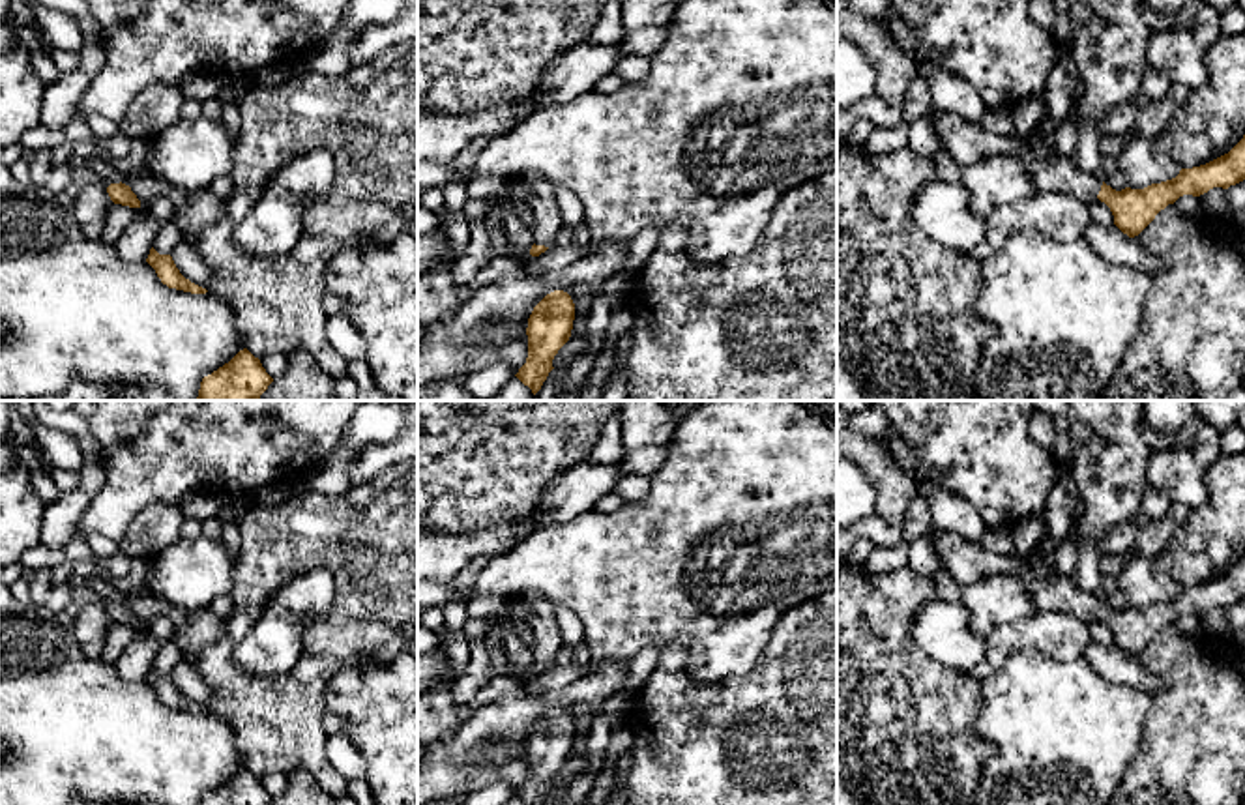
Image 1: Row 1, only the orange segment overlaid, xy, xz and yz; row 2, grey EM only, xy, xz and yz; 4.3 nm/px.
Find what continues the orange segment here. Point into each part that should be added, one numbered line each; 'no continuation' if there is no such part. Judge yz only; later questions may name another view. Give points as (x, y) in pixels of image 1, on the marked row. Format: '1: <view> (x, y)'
1: yz (965, 143)

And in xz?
1: xz (541, 195)

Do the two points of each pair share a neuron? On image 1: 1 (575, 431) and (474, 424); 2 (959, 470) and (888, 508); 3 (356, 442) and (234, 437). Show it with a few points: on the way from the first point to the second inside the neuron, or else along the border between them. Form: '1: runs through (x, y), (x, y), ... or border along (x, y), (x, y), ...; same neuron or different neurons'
1: runs through (551, 424), (498, 424); same neuron
2: border along (886, 448), (916, 480); different neurons
3: border along (351, 420), (341, 444), (307, 470); different neurons

